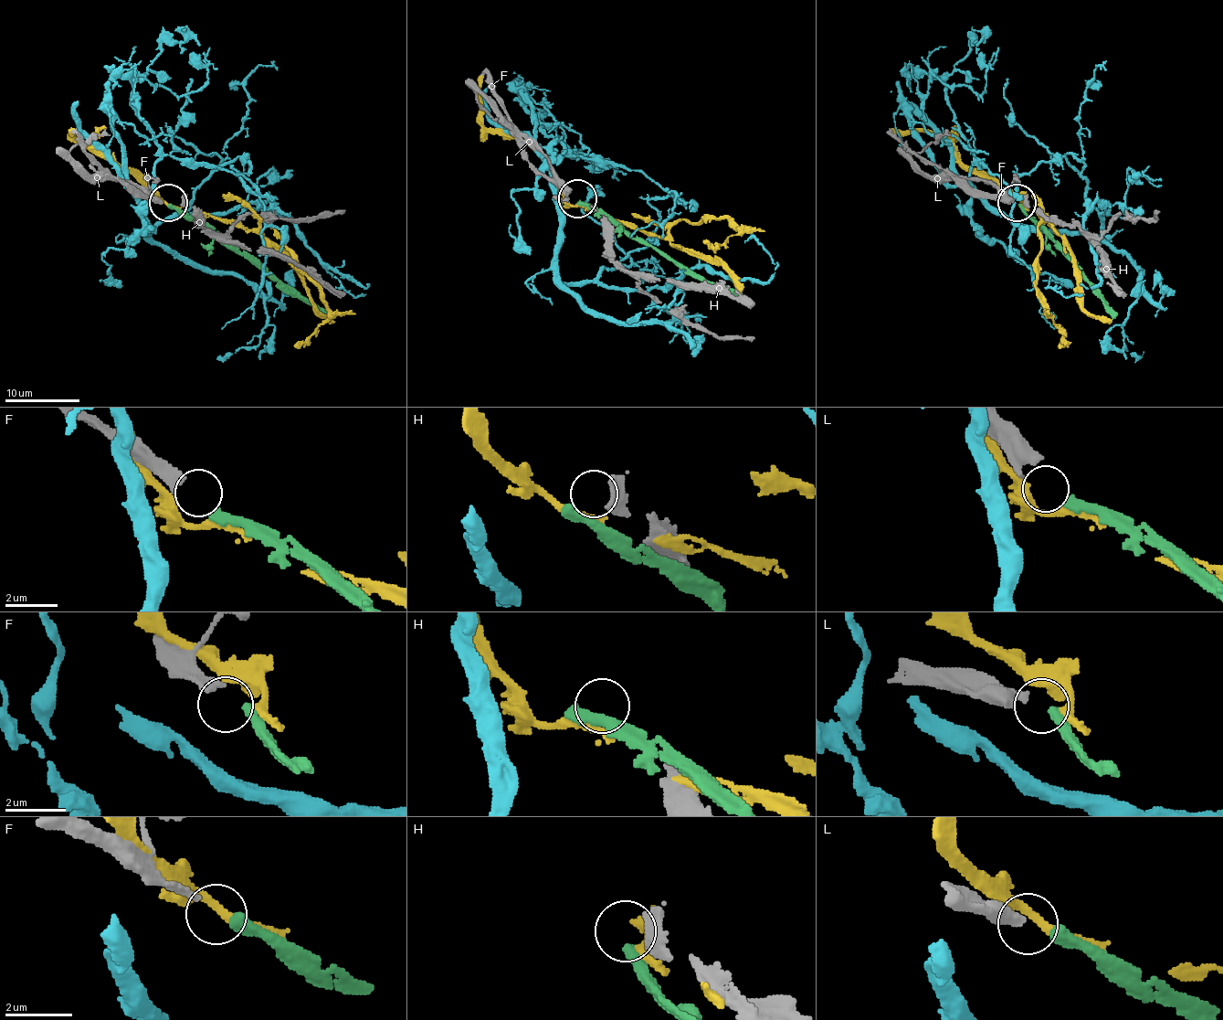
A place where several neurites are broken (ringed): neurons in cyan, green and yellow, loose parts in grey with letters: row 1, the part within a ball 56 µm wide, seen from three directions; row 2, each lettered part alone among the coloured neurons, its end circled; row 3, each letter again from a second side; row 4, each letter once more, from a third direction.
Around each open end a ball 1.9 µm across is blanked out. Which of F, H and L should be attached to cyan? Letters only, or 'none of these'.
none of these

